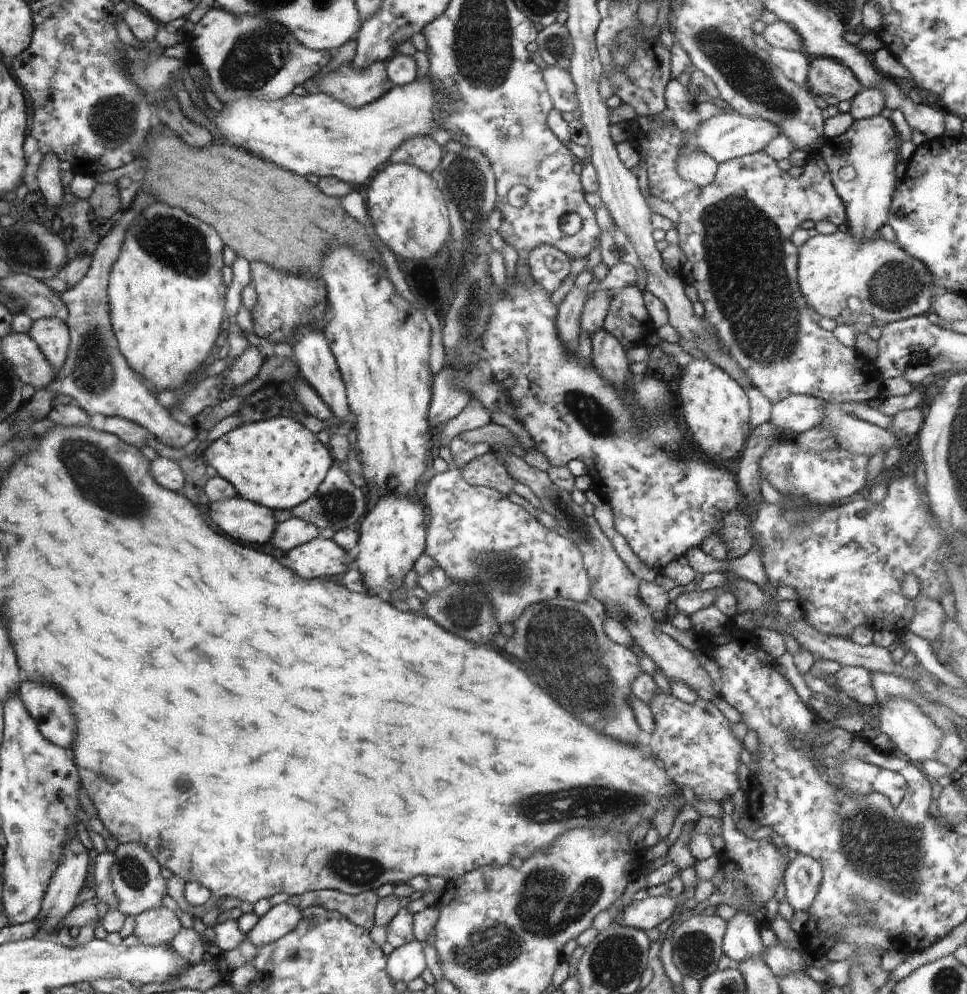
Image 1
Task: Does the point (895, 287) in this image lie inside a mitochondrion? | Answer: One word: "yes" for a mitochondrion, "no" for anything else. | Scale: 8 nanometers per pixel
yes

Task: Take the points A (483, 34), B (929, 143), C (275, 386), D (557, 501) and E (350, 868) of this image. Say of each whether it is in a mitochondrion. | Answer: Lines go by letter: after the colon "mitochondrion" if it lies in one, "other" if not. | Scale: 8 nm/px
A: mitochondrion
B: other
C: other
D: mitochondrion
E: mitochondrion

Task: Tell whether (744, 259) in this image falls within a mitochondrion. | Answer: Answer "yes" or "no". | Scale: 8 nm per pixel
yes

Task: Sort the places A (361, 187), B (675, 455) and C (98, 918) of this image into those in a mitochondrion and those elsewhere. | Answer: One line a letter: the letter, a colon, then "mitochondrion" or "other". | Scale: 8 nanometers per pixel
A: other
B: mitochondrion
C: other

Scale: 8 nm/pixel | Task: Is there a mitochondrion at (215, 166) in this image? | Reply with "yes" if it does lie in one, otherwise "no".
no

